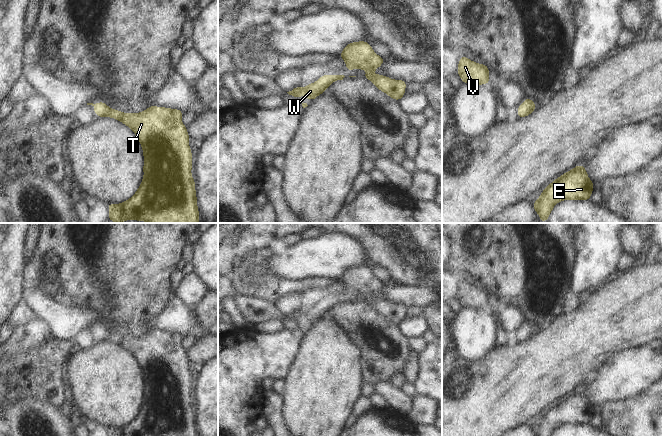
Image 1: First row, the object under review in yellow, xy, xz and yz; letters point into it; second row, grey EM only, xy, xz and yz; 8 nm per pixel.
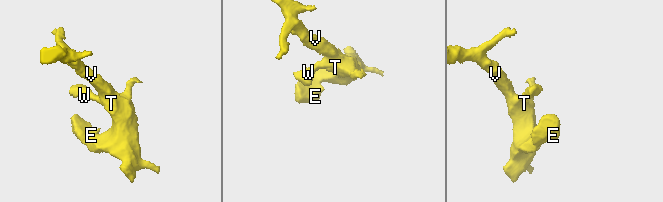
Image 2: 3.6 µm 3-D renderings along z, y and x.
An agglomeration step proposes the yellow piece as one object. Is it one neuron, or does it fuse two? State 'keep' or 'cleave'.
keep

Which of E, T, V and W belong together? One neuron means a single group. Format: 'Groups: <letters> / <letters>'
Groups: E T V W

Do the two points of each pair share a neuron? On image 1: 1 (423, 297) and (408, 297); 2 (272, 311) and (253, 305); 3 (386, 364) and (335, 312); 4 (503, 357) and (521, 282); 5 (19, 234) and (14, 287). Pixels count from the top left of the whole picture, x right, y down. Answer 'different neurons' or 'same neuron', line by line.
1: same neuron
2: same neuron
3: same neuron
4: different neurons
5: same neuron

